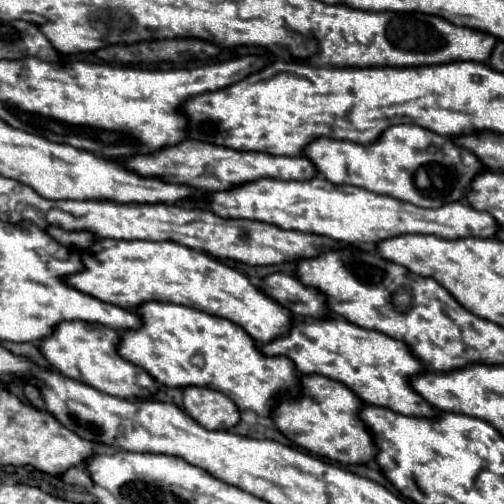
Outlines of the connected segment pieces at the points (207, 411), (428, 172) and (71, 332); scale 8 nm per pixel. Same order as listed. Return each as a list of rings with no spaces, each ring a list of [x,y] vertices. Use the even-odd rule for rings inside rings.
[[[184,387],[184,411],[208,431],[230,429],[240,421],[240,409],[220,391]]]
[[[408,123],[390,125],[370,145],[318,137],[304,147],[302,155],[308,157],[316,171],[332,183],[356,185],[418,207],[442,207],[446,203],[460,201],[468,191],[472,177],[484,169],[470,151],[454,145],[450,137],[442,137],[420,125]]]
[[[62,321],[54,327],[50,337],[40,341],[40,353],[62,375],[92,385],[102,393],[124,397],[124,399],[154,395],[156,381],[144,369],[136,367],[130,361],[124,361],[116,353],[116,345],[118,345],[116,329],[108,329],[88,321]]]

